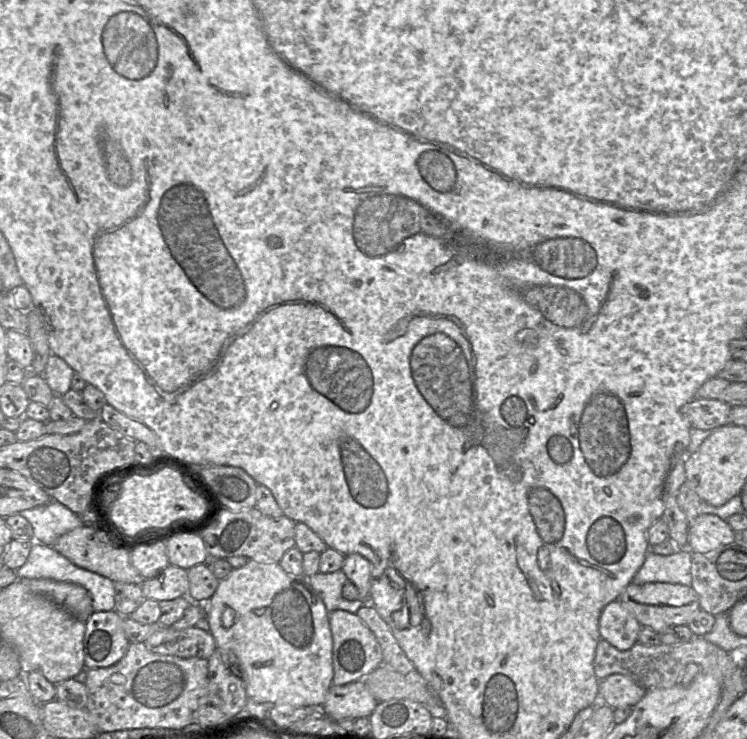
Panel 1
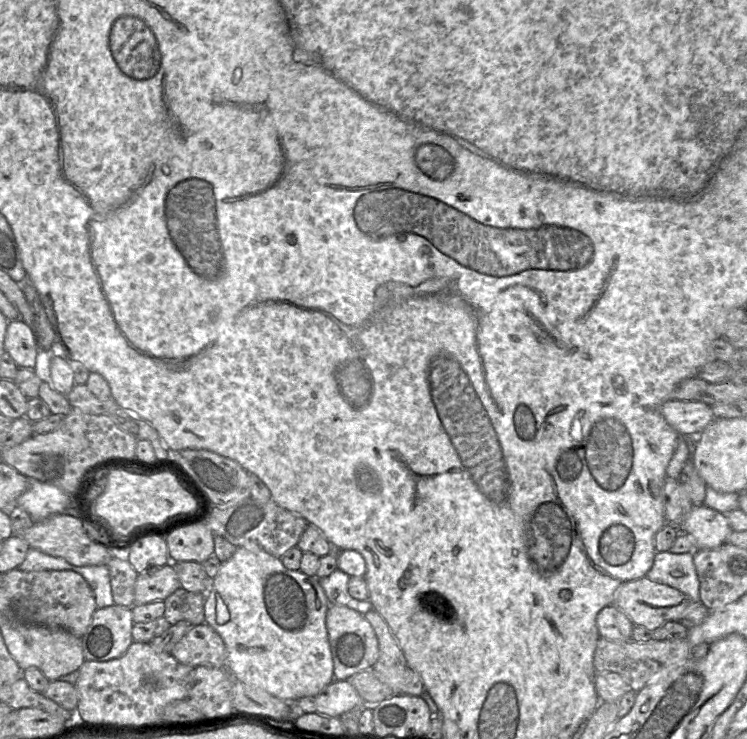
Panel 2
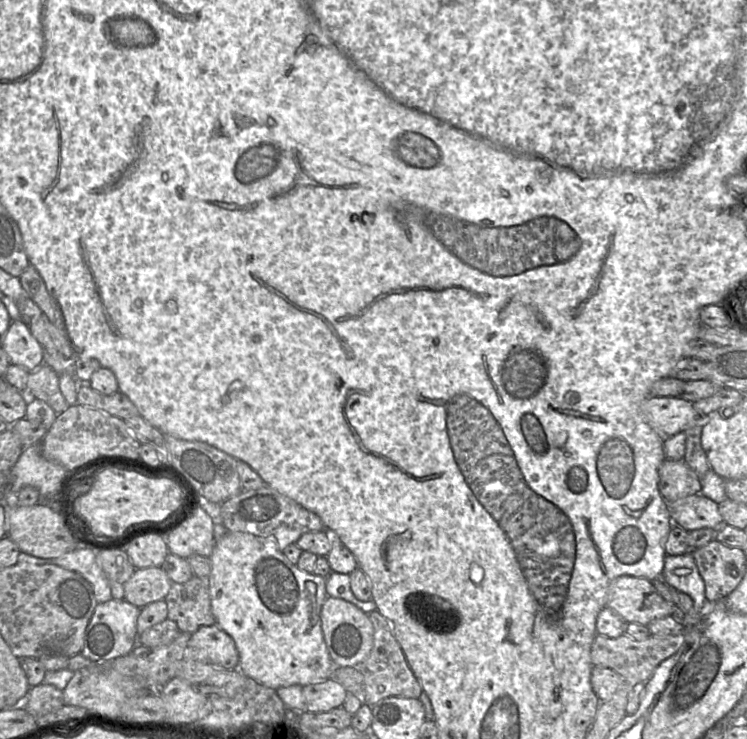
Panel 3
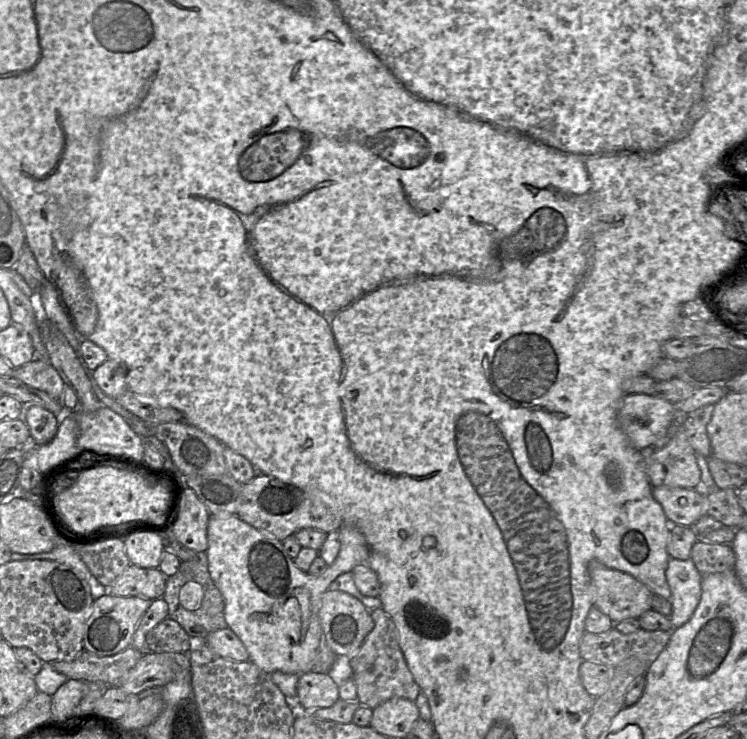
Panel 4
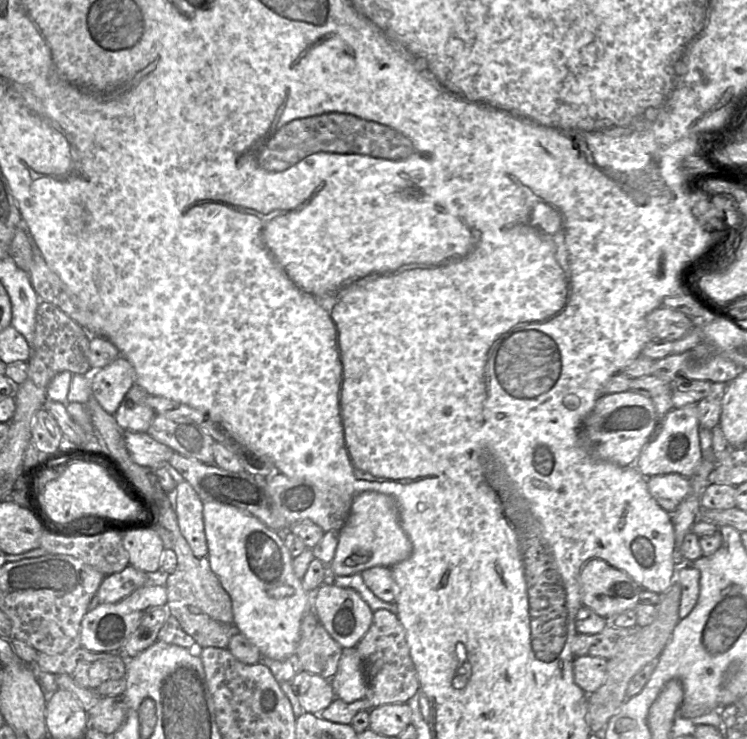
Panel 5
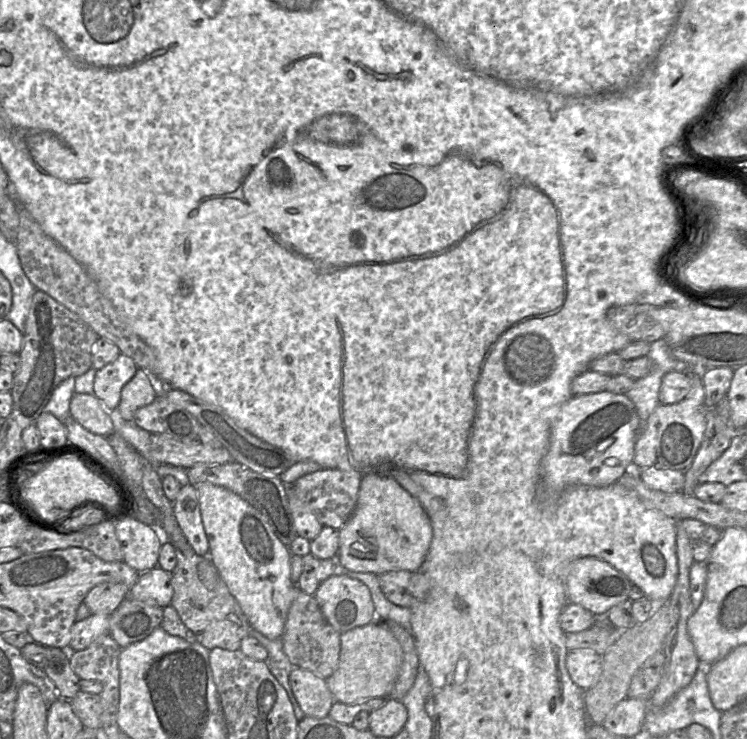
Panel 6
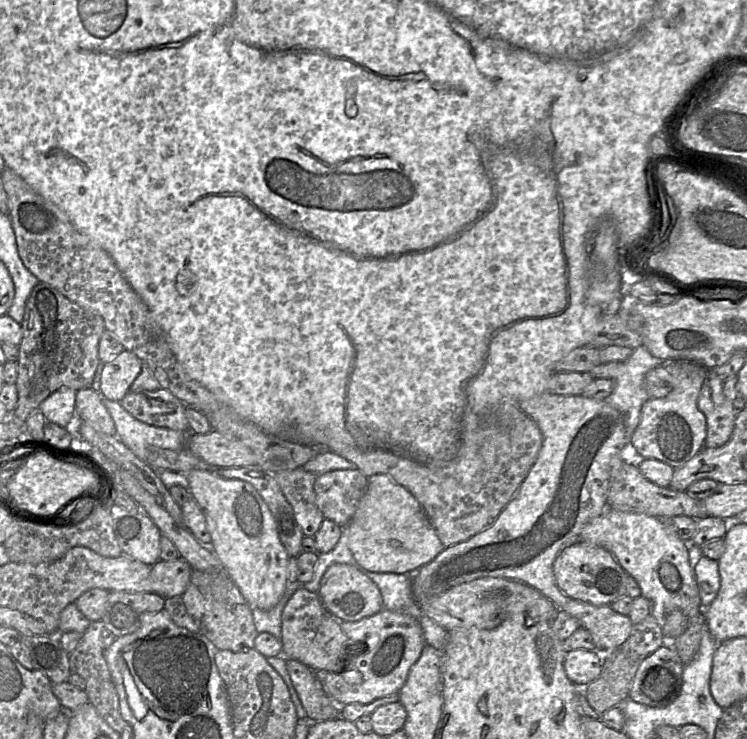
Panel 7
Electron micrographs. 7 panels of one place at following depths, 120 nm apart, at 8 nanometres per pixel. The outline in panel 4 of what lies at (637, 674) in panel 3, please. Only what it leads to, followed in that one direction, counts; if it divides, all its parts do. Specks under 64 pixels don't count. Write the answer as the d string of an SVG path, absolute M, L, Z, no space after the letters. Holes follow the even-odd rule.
M615 627L604 633L583 634L579 650L582 660L602 663L615 667L627 658L639 658L650 661L657 659L670 640L672 631L647 631L638 629L623 634Z

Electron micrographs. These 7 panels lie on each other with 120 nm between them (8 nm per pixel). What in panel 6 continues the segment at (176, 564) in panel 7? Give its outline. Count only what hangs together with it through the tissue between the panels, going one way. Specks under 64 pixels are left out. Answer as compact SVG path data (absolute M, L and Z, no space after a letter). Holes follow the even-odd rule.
M159 566L139 573L136 583L130 588L128 598L154 603L161 608L170 605L173 597L172 574Z

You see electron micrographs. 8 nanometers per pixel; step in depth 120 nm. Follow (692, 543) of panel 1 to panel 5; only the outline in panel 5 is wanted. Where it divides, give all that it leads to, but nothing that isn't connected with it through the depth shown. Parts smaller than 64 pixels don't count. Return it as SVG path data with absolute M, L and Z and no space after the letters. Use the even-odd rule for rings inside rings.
M677 473L654 475L645 478L647 479L650 495L669 514L675 511L690 489L689 479Z

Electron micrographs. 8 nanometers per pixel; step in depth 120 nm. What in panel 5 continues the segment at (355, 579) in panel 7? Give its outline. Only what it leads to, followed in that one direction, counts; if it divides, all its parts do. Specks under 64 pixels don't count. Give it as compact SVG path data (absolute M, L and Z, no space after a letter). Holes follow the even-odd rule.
M323 583L311 594L311 607L329 635L342 648L354 648L372 623L373 611L360 594L352 588Z

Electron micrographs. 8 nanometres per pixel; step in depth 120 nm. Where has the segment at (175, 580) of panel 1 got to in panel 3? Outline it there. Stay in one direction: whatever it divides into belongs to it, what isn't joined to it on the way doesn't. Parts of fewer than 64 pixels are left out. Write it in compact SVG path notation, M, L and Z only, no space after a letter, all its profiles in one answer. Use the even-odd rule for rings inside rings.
M162 567L135 569L124 585L124 600L143 608L146 605L164 600L172 581Z

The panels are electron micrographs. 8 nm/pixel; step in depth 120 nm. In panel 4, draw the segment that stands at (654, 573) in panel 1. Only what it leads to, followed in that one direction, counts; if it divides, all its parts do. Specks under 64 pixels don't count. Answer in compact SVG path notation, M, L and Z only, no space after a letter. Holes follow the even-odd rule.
M670 558L666 569L666 580L671 590L670 620L673 628L685 624L695 612L702 594L702 576L691 558Z

